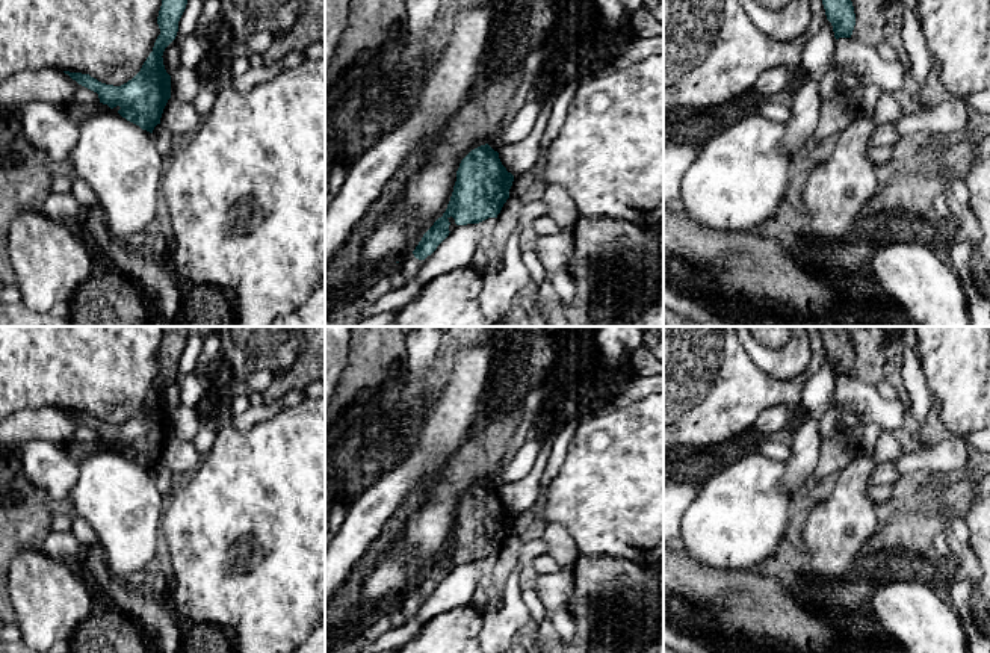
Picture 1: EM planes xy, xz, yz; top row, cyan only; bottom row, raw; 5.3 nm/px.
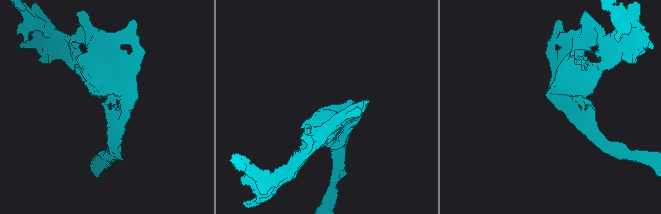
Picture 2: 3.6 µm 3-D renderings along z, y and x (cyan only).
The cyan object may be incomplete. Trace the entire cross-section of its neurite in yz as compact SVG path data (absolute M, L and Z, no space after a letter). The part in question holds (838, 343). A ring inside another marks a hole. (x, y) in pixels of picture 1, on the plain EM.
M818 326L827 358L833 364L834 376L851 376L855 352L851 336L845 326Z

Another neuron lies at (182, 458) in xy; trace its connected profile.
M169 437L160 463L166 466L175 478L186 479L196 472L203 461L203 456L196 452L192 441L180 441L174 437Z

